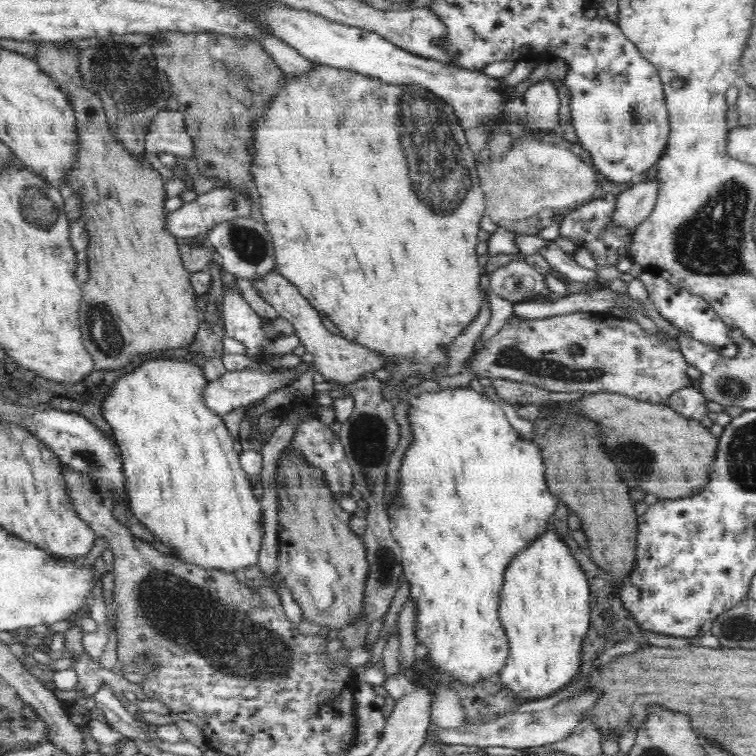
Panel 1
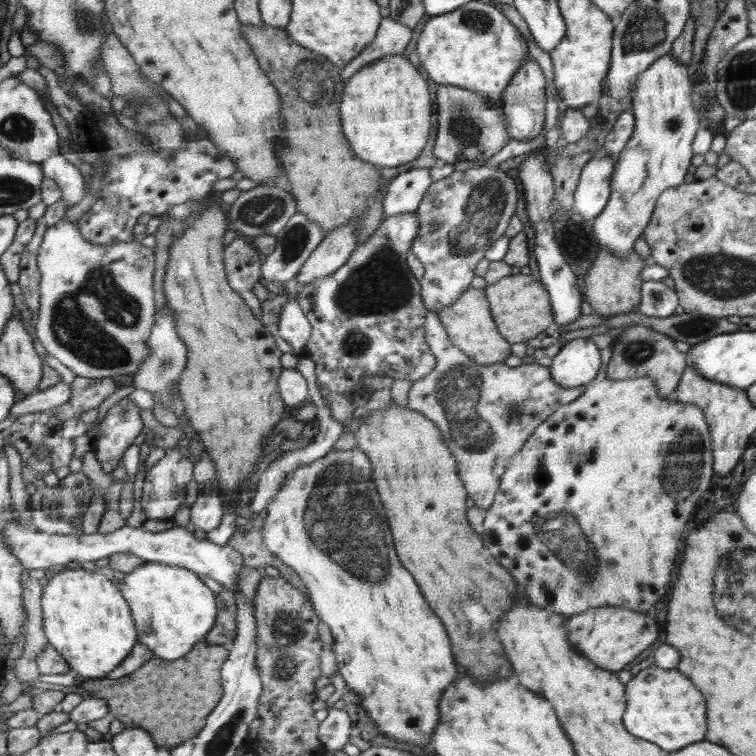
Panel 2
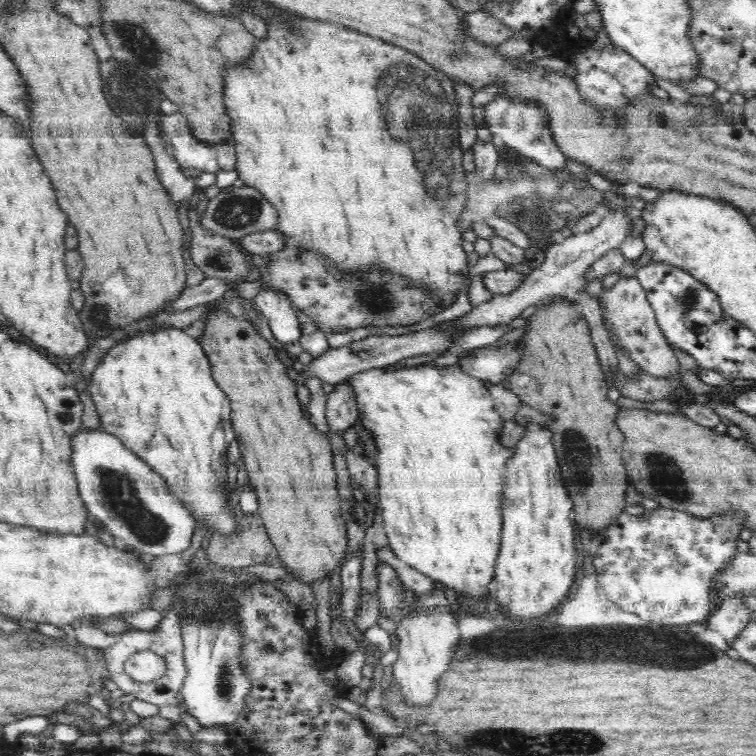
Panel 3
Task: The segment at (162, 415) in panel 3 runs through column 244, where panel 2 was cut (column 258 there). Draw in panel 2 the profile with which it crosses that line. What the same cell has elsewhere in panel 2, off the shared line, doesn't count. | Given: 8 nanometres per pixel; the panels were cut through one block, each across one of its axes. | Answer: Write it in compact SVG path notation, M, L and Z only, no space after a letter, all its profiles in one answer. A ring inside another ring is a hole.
M358 447L346 451L332 451L331 449L322 458L310 464L303 464L294 472L287 474L280 491L258 518L258 523L262 530L264 544L268 547L268 550L280 558L286 566L290 566L309 590L311 604L314 606L316 614L319 615L322 622L329 626L331 634L335 637L333 651L339 672L346 681L346 688L362 699L360 705L366 709L366 715L376 725L376 733L382 732L382 734L400 742L409 742L424 747L431 742L436 724L438 724L438 702L440 702L444 690L455 684L458 672L456 672L456 664L454 664L454 658L450 654L450 642L448 642L448 636L446 636L446 630L444 630L440 618L428 608L428 603L425 601L415 578L402 566L397 557L390 523L383 502L381 498L378 498L379 492L376 492L376 486L372 482L374 480L372 474L371 462L363 450Z

